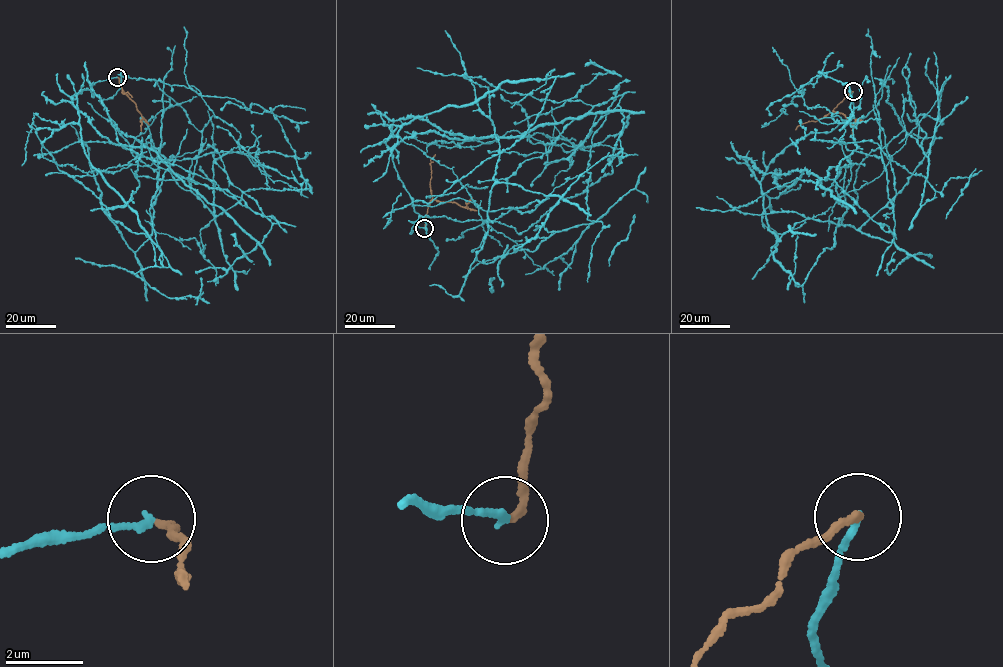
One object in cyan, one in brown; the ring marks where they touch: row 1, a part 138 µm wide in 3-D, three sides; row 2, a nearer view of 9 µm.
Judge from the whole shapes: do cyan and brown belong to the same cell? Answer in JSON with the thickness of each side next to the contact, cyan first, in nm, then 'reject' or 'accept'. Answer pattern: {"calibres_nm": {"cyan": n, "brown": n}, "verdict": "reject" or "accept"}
{"calibres_nm": {"cyan": 170, "brown": 190}, "verdict": "reject"}

